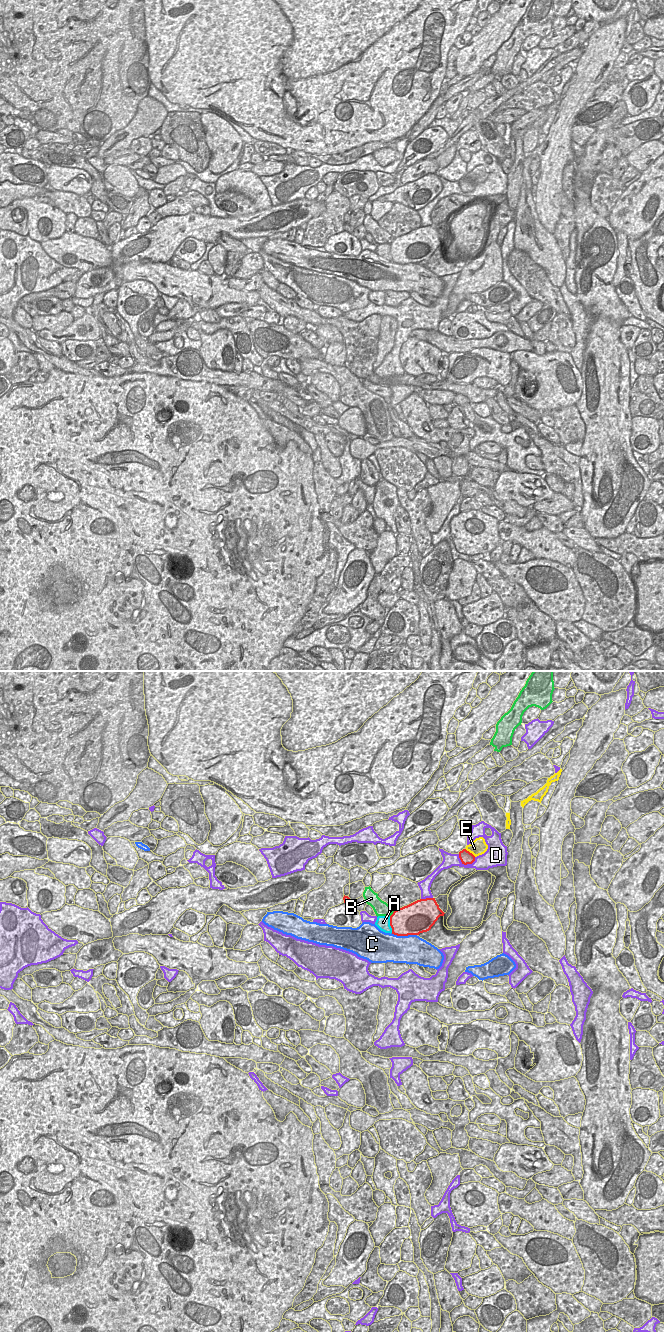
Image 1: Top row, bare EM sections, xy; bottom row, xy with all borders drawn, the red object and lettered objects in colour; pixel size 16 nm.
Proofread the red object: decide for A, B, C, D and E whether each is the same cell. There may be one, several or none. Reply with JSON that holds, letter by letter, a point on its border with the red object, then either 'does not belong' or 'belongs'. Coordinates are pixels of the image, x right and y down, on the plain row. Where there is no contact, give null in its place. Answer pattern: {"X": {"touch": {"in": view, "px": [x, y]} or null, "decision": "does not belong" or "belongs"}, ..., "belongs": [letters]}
{"A": {"touch": {"in": "xy", "px": [390, 252]}, "decision": "does not belong"}, "B": {"touch": {"in": "xy", "px": [393, 241]}, "decision": "does not belong"}, "C": {"touch": {"in": "xy", "px": [404, 263]}, "decision": "does not belong"}, "D": {"touch": {"in": "xy", "px": [465, 192]}, "decision": "does not belong"}, "E": {"touch": {"in": "xy", "px": [469, 180]}, "decision": "does not belong"}, "belongs": []}

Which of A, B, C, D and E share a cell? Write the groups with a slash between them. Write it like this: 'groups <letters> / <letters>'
groups A / B / C / D / E

